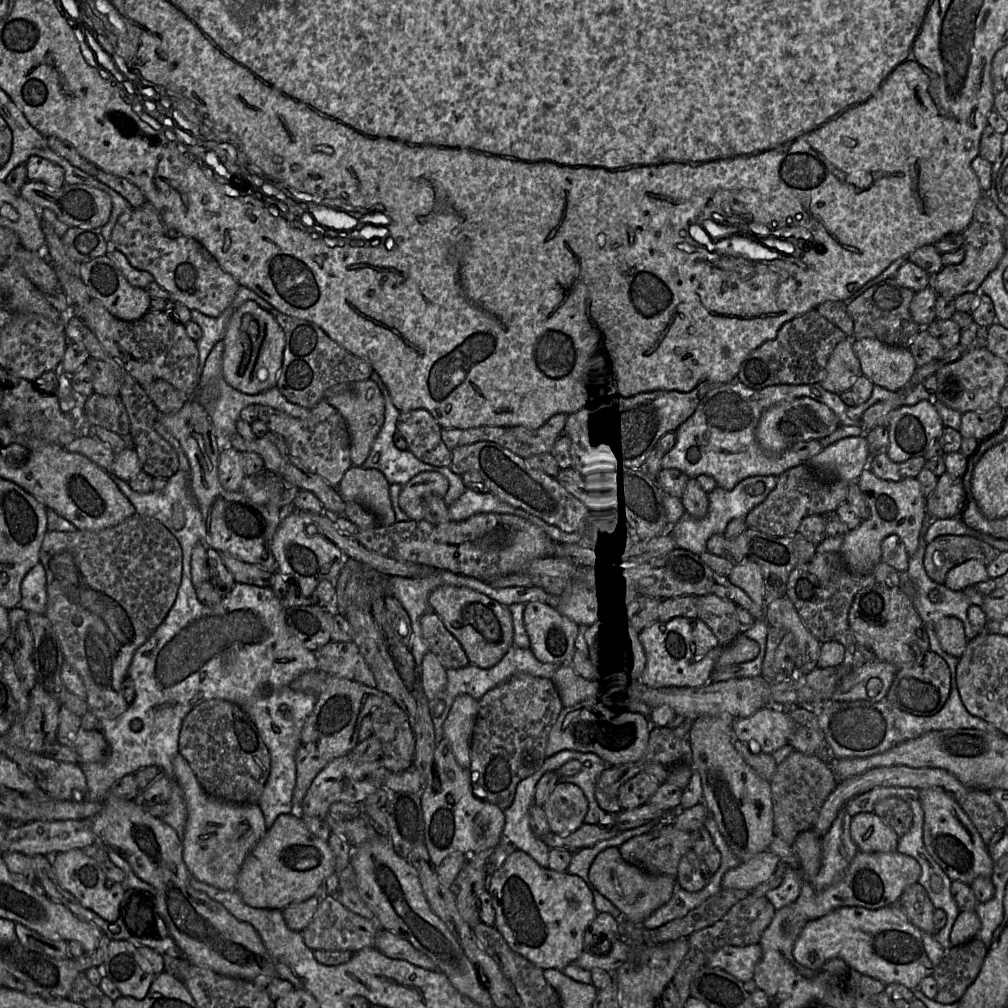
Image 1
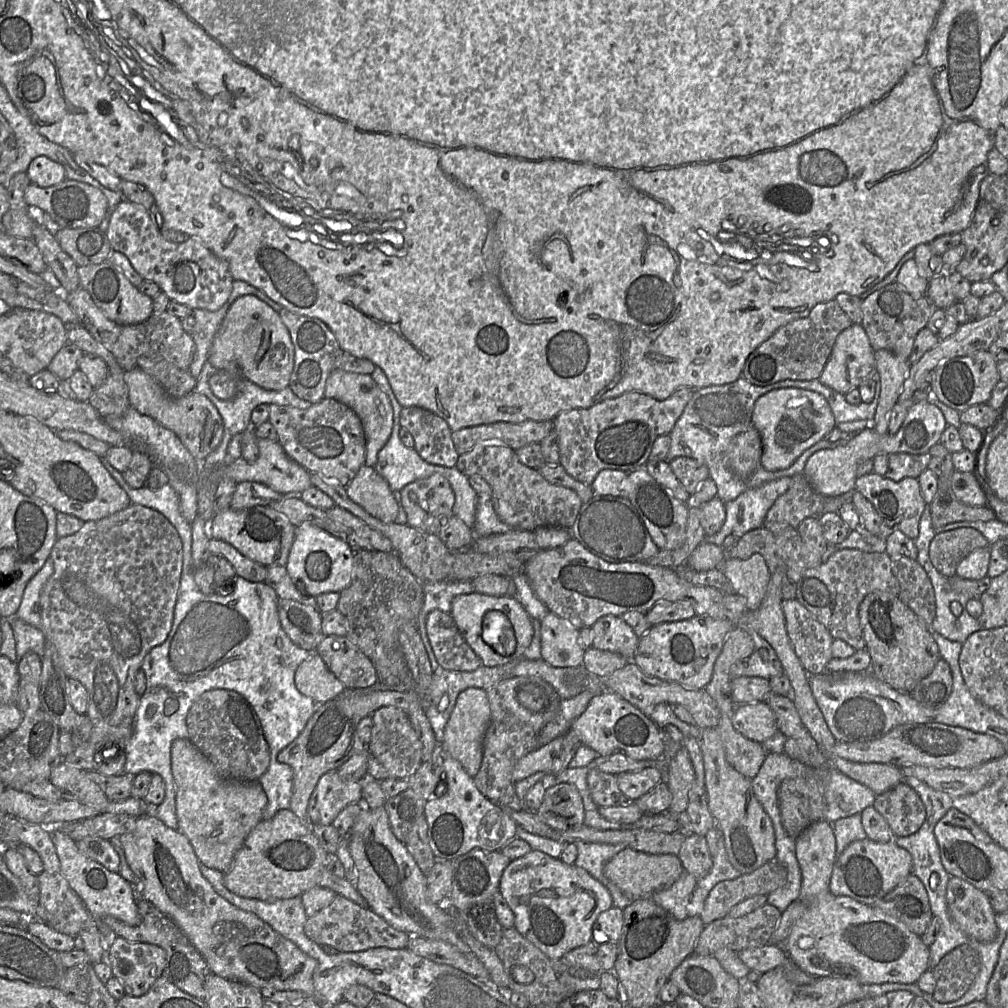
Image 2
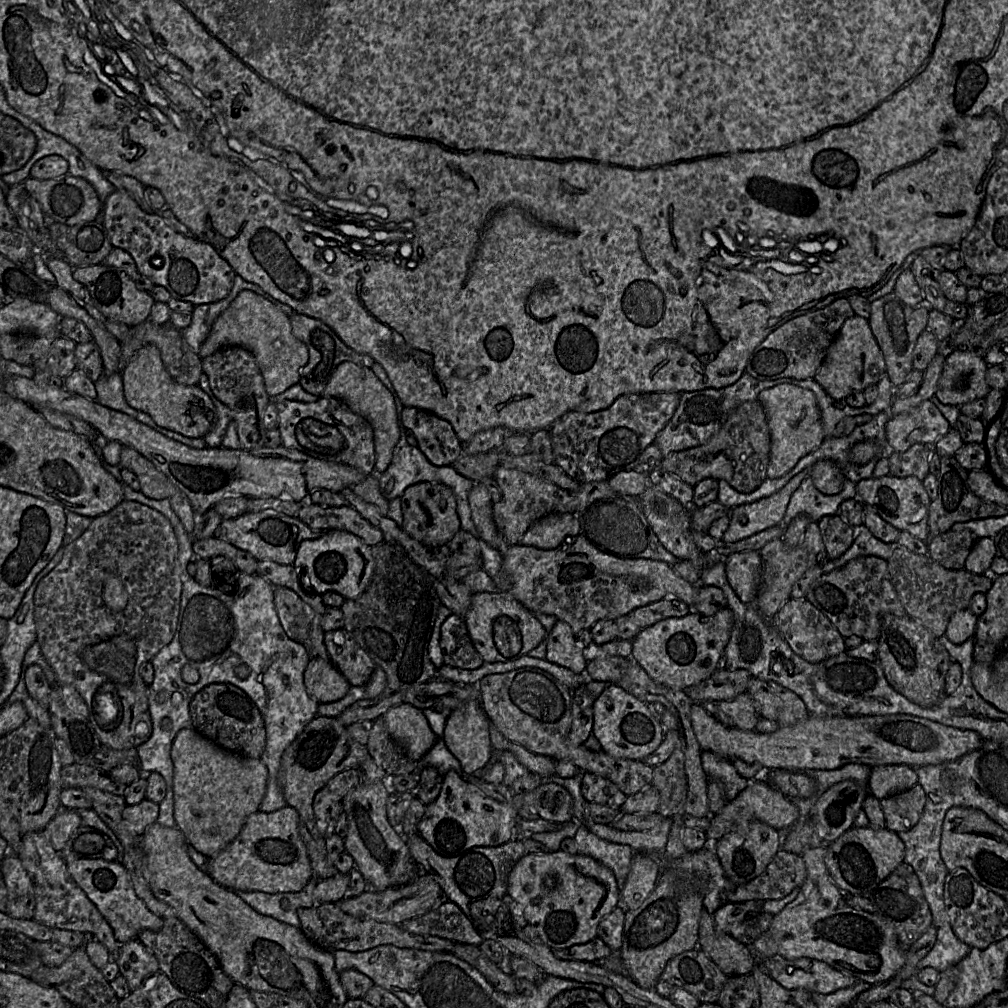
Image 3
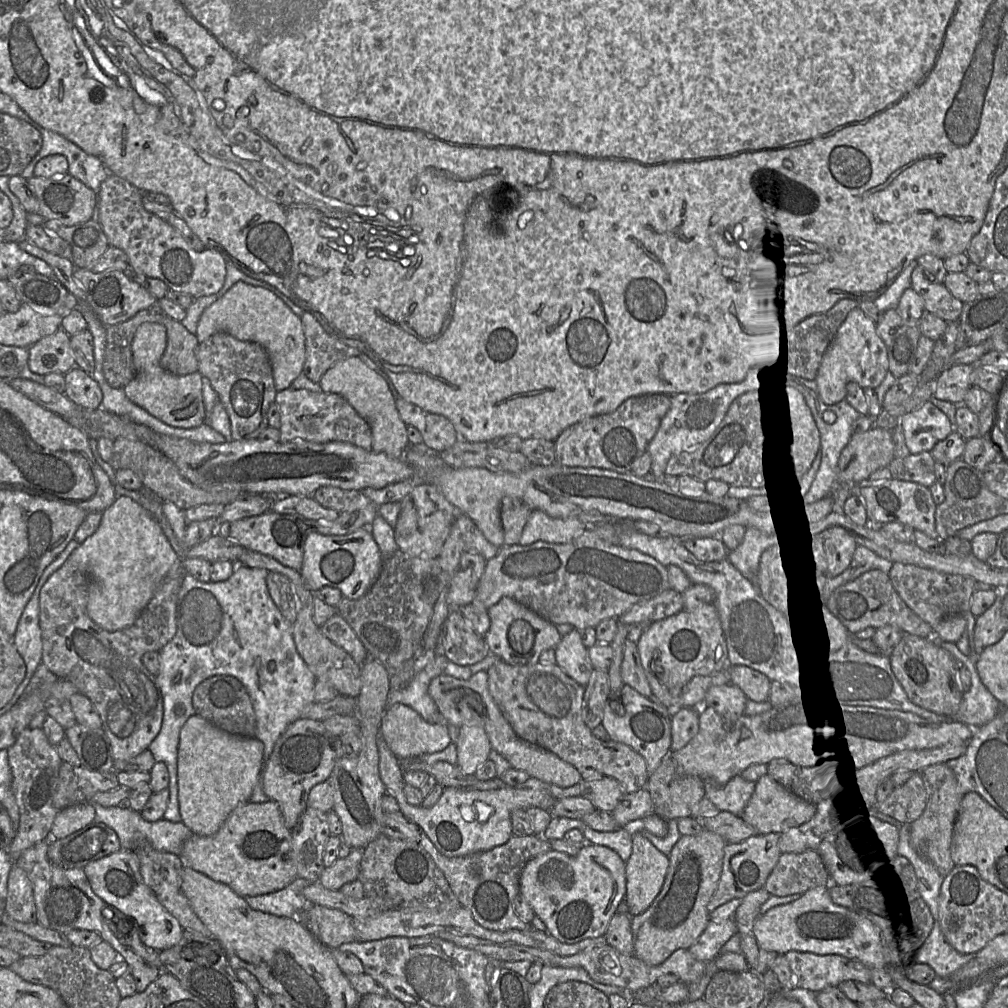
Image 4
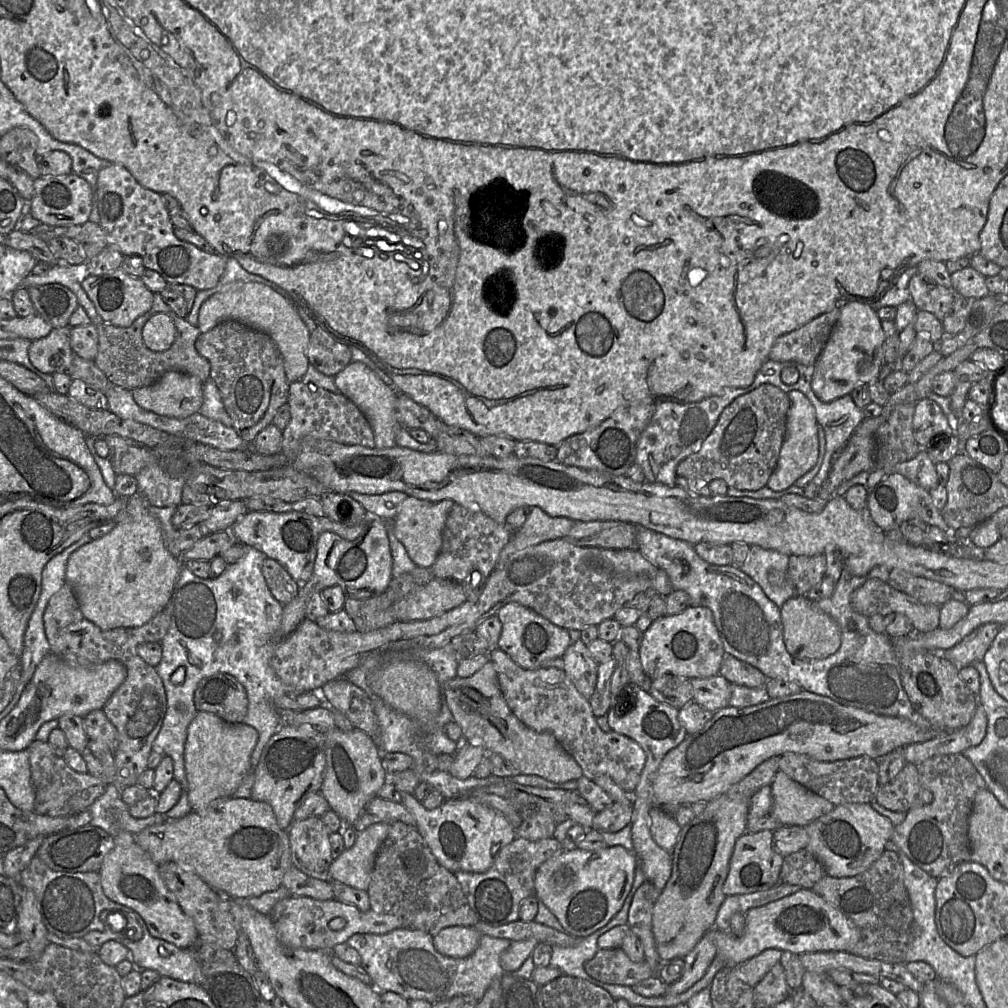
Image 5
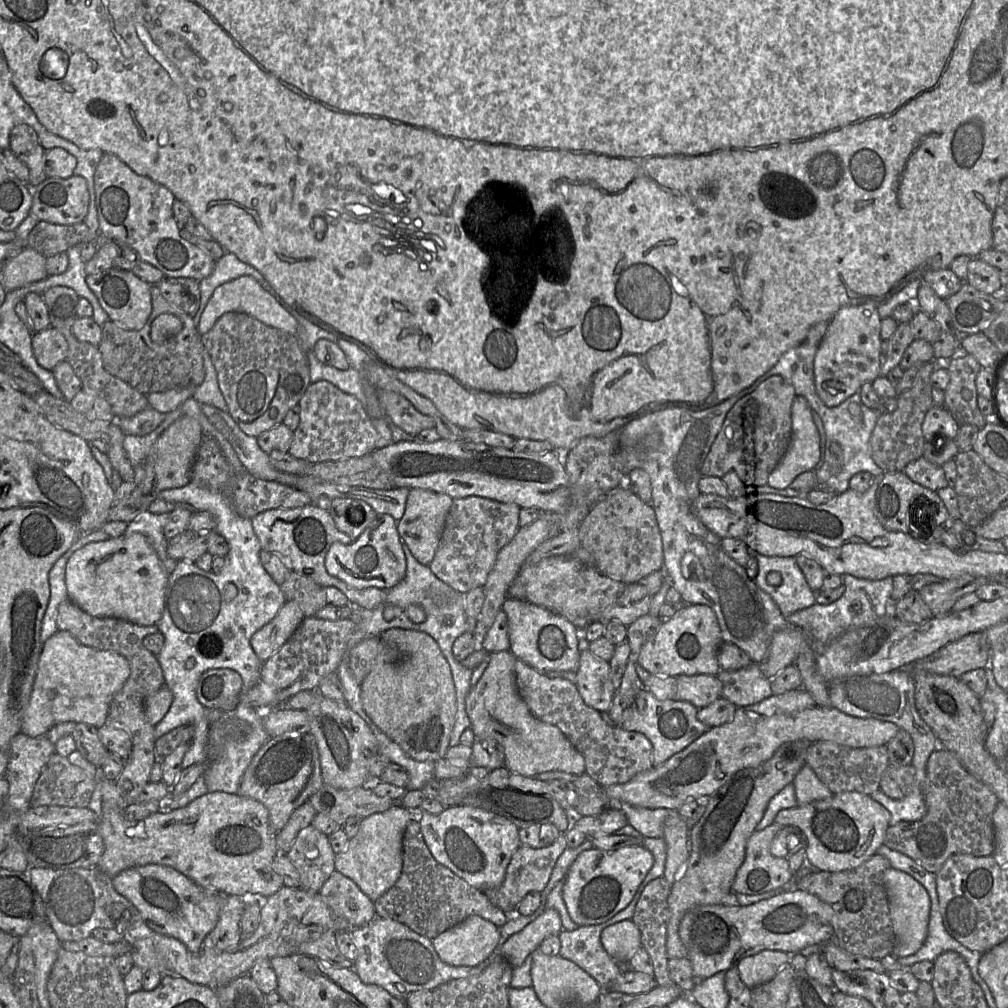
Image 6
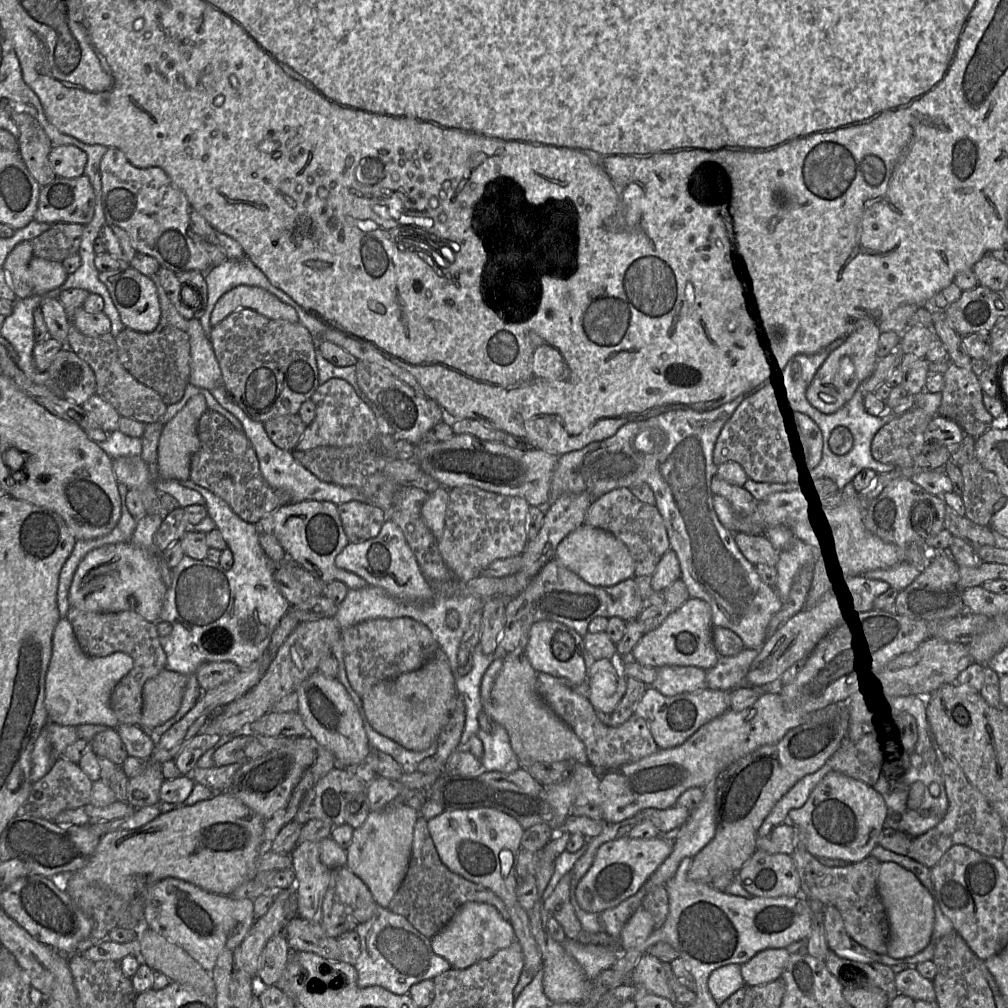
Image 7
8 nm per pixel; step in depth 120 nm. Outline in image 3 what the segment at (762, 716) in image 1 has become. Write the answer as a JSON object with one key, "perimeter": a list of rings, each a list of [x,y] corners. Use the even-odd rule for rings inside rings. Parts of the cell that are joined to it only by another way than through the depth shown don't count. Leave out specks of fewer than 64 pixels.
{"perimeter":[[[748,692],[741,693],[731,700],[709,705],[709,710],[725,726],[745,731],[755,730],[760,718]]]}

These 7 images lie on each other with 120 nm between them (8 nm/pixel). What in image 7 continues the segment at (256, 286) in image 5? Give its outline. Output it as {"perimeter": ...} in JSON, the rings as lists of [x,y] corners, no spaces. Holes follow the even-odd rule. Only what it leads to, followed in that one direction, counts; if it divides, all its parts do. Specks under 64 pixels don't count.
{"perimeter":[[[239,285],[223,294],[217,301],[211,317],[212,327],[238,309],[248,308],[272,320],[298,322],[296,310],[283,303],[263,288]]]}

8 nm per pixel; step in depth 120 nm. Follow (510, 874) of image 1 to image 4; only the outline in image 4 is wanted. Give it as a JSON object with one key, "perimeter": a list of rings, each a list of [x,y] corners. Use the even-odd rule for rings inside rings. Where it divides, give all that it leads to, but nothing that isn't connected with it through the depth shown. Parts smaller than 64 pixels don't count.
{"perimeter":[[[588,844],[576,855],[550,850],[531,859],[520,876],[520,894],[546,926],[546,931],[557,940],[572,944],[585,939],[597,939],[597,944],[607,944],[604,934],[617,908],[626,894],[626,863],[614,850]]]}

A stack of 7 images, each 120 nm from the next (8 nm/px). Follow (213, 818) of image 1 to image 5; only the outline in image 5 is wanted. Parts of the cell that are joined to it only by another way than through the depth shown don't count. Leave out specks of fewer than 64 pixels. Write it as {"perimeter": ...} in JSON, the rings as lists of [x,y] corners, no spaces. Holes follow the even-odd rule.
{"perimeter":[[[198,711],[187,729],[184,765],[188,782],[188,801],[193,811],[207,807],[222,797],[232,797],[242,783],[251,765],[251,755],[258,742],[258,731],[245,723],[229,723],[209,712]]]}

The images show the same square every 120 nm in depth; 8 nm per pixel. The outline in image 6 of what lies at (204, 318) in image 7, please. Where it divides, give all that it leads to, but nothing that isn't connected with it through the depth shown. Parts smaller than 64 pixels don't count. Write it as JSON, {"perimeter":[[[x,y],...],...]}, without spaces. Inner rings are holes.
{"perimeter":[[[226,252],[215,262],[211,274],[199,282],[201,291],[206,291],[207,303],[214,290],[229,281],[241,276],[251,276],[261,286],[270,292],[279,302],[282,302],[280,295],[271,287],[265,277],[254,267],[239,260],[234,254]]]}

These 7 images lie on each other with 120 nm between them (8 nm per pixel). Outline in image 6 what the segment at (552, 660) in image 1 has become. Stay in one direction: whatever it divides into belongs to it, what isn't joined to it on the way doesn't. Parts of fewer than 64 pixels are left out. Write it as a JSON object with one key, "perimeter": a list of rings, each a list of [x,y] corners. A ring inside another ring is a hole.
{"perimeter":[[[589,650],[580,652],[575,685],[586,705],[598,712],[609,711],[616,689],[610,678],[608,661],[594,656]]]}

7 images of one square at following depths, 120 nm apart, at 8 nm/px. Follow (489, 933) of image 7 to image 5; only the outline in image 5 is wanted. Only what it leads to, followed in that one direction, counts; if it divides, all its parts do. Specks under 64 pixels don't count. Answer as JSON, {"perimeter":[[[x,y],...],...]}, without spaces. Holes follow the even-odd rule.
{"perimeter":[[[473,926],[443,928],[433,938],[435,949],[452,958],[466,958],[478,947],[482,934]]]}

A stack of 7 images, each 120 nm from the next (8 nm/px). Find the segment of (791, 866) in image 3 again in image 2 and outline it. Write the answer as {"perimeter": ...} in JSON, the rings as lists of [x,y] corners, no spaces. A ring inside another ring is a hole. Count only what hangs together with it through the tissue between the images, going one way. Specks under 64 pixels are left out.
{"perimeter":[[[773,859],[751,873],[718,883],[710,891],[699,916],[704,925],[708,925],[726,917],[741,901],[756,895],[769,895],[783,887],[786,881],[787,869]]]}

